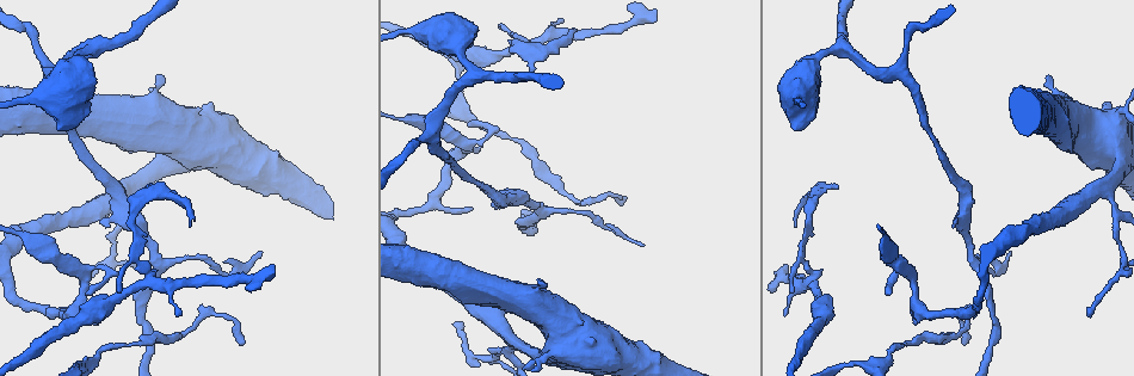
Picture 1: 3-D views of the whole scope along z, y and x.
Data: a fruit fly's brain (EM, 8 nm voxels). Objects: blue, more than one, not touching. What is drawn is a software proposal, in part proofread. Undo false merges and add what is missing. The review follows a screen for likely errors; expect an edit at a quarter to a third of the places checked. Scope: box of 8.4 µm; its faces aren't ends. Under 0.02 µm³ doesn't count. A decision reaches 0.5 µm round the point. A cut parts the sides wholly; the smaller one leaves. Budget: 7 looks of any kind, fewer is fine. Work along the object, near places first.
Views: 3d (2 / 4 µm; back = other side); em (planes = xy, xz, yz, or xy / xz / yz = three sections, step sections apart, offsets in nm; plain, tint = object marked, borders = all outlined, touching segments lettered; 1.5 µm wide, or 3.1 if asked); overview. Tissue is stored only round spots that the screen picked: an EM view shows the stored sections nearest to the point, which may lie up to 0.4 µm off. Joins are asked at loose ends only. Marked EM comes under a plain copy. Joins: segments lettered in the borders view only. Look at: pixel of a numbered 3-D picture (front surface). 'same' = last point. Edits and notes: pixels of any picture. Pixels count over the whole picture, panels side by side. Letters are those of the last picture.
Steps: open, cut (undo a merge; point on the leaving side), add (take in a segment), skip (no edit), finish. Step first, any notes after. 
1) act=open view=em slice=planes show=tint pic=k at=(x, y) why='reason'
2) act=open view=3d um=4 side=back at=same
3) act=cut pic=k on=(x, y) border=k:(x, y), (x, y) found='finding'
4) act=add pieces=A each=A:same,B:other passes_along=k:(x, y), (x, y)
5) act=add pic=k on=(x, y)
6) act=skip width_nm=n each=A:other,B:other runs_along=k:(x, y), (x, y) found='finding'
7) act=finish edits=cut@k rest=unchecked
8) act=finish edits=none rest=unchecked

act=open view=3d um=2 pic=1 at=(977, 315) why='free end'

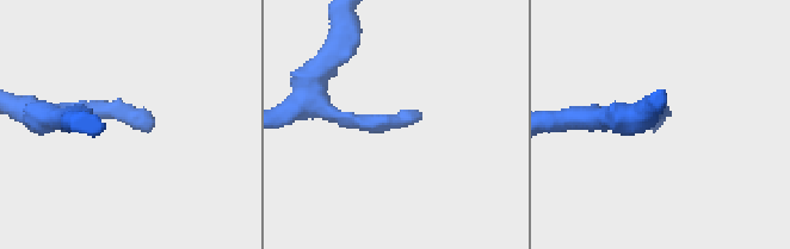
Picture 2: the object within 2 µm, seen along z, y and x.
act=open view=em slice=planes show=borders pic=2 at=(419, 119) why='now the EM'

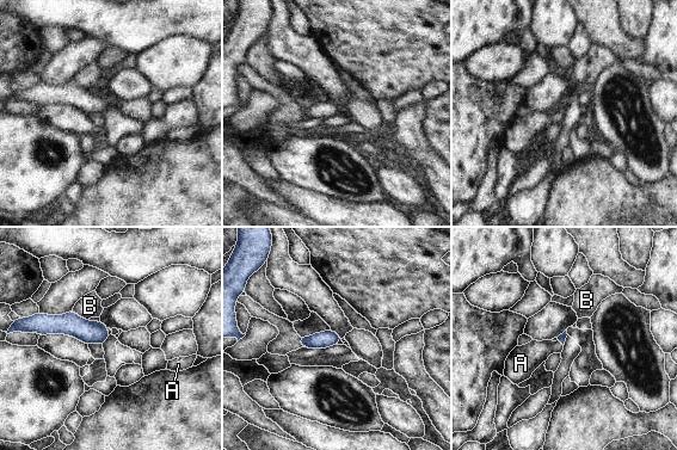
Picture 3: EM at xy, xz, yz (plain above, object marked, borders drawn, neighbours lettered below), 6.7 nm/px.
act=add pieces=A each=A:same,B:other passes_along=3:(561, 338), (560, 341), (528, 357) found='it goes on there'

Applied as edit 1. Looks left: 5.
act=open view=3d um=2 side=back pic=1 at=(953, 224) why='an open end'

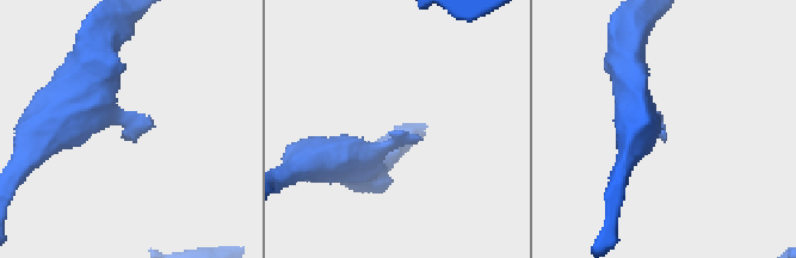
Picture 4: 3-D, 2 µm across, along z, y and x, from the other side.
act=open view=em slice=xz step=8 show=tint pic=4 at=(662, 125) why='shape alone is not enough'

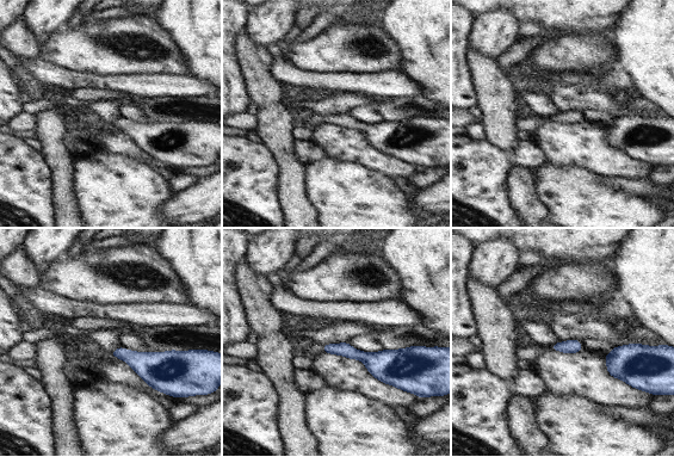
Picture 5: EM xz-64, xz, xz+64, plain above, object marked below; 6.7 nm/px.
act=open view=em slice=planes show=borders at=same why='cut it another way'

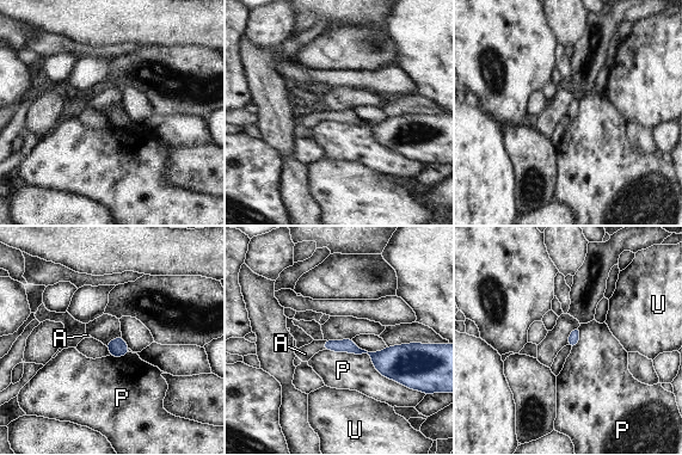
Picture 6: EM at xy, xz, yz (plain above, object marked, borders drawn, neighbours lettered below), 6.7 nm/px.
act=add pieces=A longest_contact=P:650nm each=A:same,P:other,U:other found='it goes on there'

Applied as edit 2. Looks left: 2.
act=open view=em slice=xy step=8 show=tint pic=1 at=(810, 280) why='arms part here'

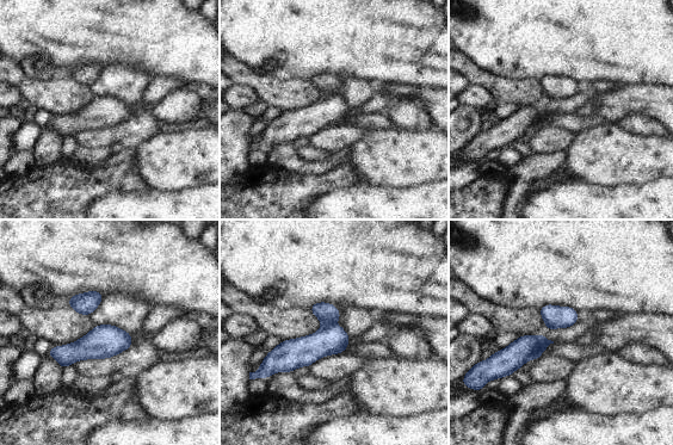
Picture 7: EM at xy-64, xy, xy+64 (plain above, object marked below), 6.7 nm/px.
act=open view=em slice=xy step=8 show=borders at=same

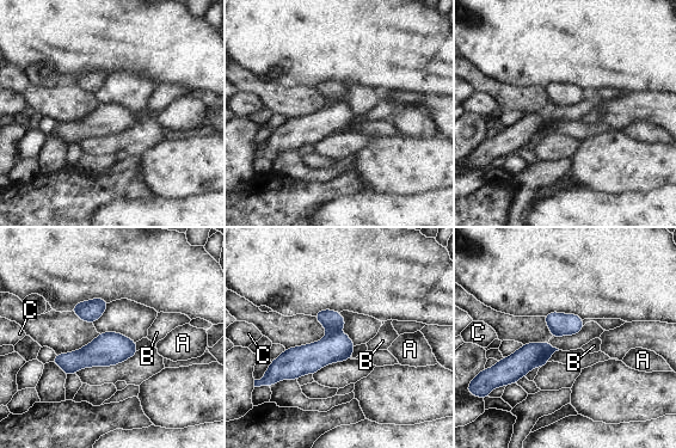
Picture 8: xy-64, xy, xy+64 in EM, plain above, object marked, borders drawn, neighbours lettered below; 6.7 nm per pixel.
act=cut pic=8 on=(331, 320) each=A:other,B:other,C:other border=8:(333, 331), (329, 333) found='two cells meet here'

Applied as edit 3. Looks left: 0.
act=finish edits=add@3,add@6,cut@8 rest=unchecked

